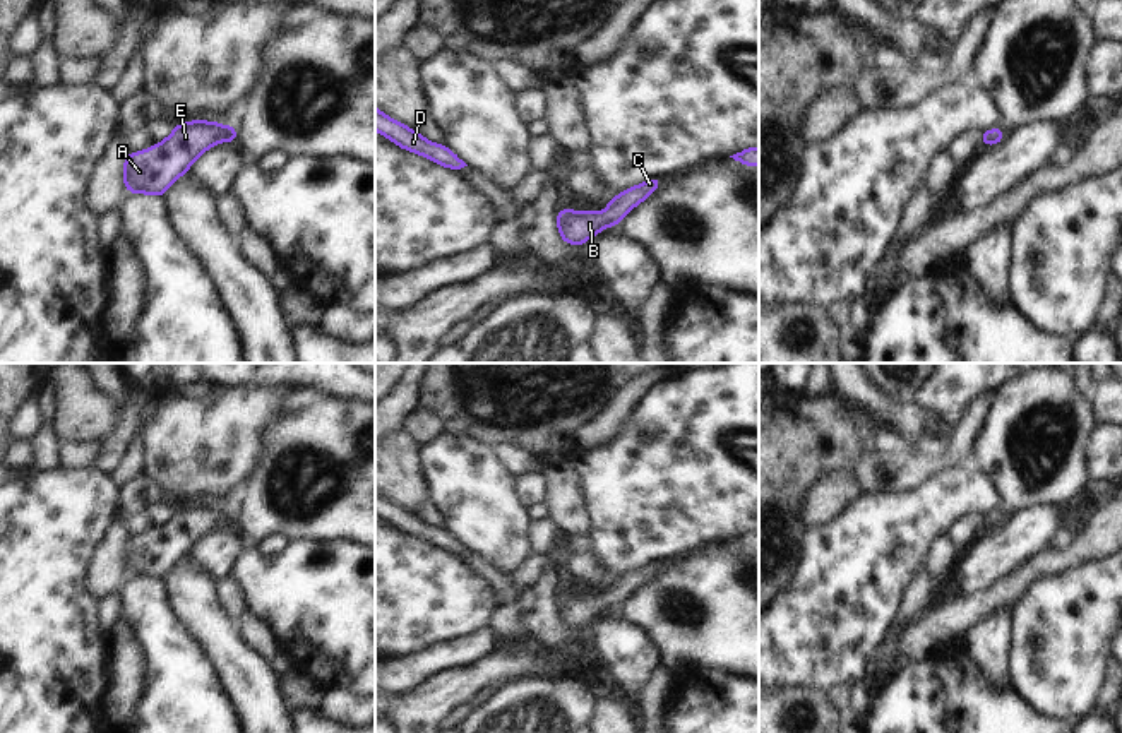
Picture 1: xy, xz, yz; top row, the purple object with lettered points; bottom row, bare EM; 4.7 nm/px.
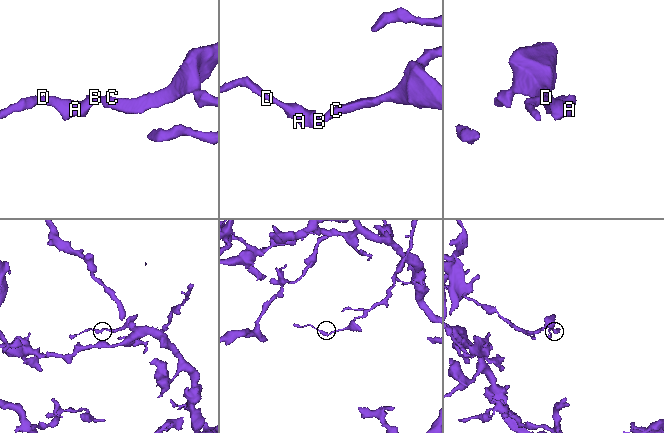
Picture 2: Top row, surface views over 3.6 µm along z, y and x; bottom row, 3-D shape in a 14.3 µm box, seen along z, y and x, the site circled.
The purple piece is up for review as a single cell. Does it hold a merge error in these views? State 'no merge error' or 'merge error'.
no merge error

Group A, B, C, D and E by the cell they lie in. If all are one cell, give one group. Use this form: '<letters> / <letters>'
A B C D E

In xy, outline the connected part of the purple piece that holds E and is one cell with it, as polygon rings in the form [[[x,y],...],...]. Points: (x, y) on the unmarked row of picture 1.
[[[202,504],[175,509],[163,526],[142,536],[128,536],[123,546],[127,575],[163,581],[168,570],[188,555],[197,539],[219,524],[236,527],[236,514],[236,509],[223,510]]]

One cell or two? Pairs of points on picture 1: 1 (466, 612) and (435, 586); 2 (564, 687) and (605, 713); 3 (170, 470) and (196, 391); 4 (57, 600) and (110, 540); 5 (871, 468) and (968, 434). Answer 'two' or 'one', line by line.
1: one
2: two
3: two
4: two
5: one

